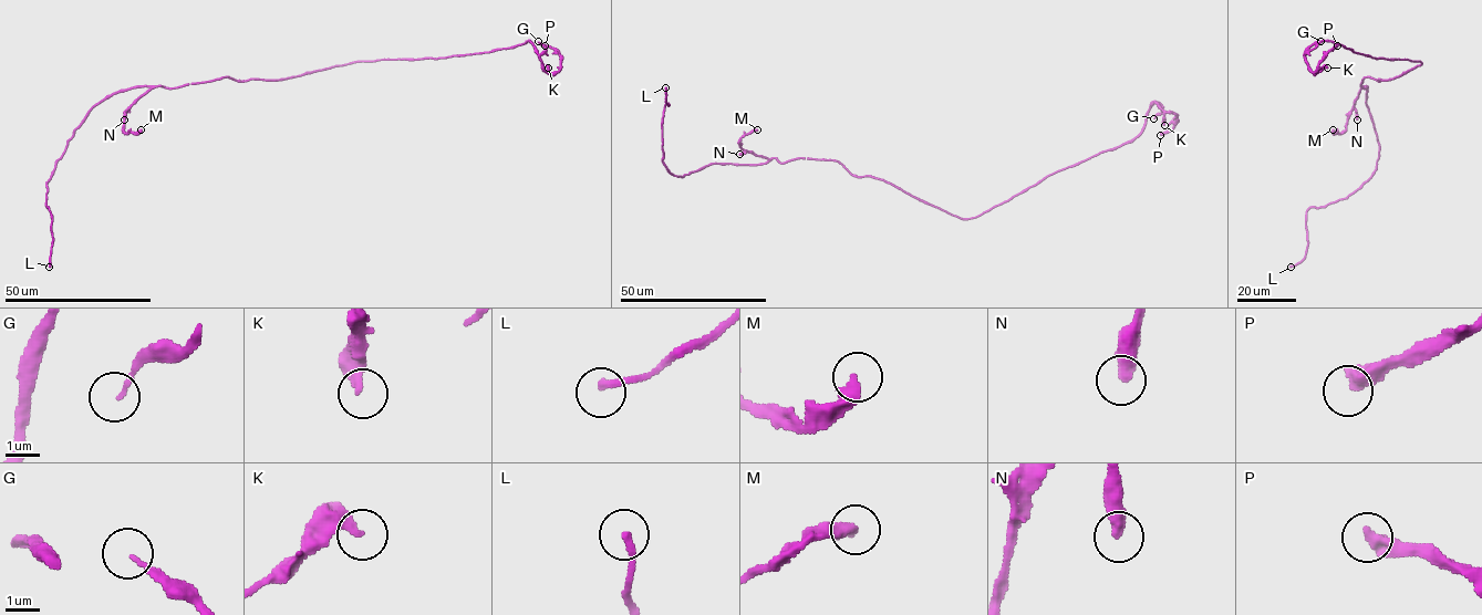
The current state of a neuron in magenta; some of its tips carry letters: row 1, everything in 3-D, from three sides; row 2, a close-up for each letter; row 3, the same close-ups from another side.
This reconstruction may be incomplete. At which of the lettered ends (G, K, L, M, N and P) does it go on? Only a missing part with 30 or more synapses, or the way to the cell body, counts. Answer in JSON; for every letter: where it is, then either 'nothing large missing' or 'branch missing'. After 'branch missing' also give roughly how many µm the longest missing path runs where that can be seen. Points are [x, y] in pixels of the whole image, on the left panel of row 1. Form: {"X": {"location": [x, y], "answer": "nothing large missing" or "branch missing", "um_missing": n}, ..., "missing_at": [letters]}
{"G": {"location": [538, 41], "answer": "nothing large missing"}, "K": {"location": [548, 68], "answer": "nothing large missing"}, "L": {"location": [49, 267], "answer": "nothing large missing"}, "M": {"location": [141, 129], "answer": "nothing large missing"}, "N": {"location": [124, 120], "answer": "branch missing", "um_missing": 25}, "P": {"location": [545, 45], "answer": "nothing large missing"}, "missing_at": ["N"]}

